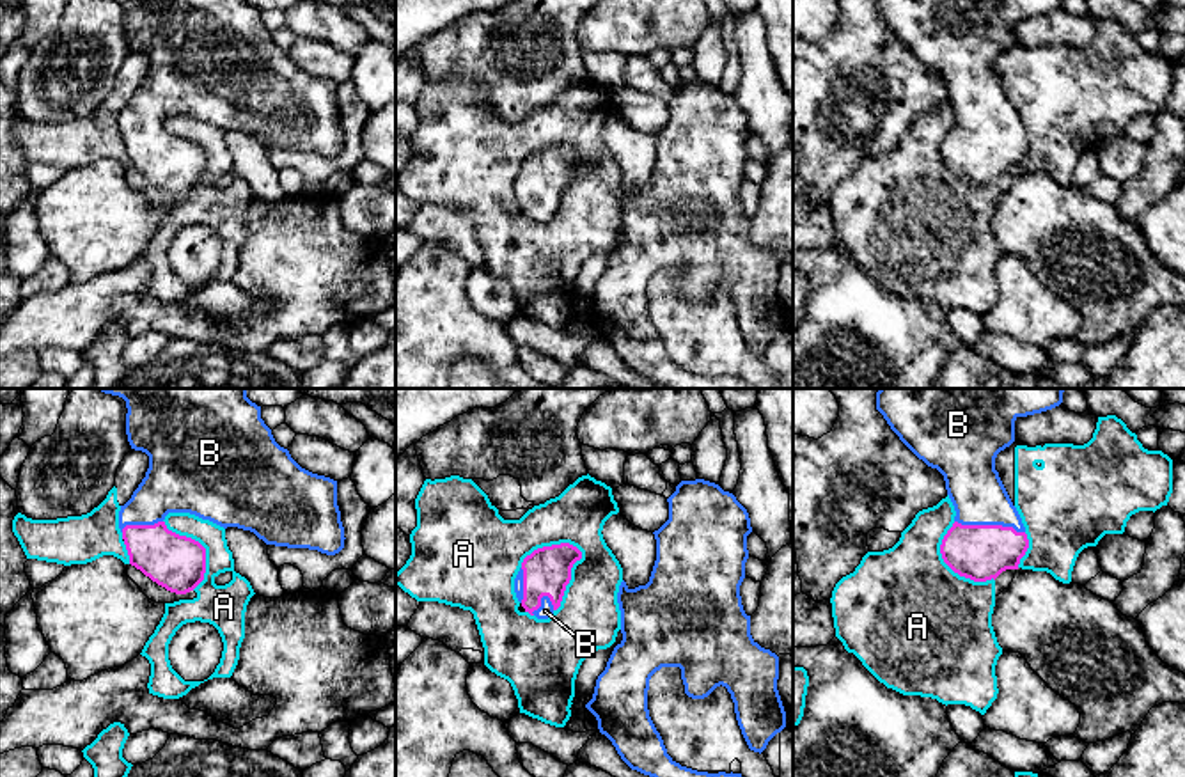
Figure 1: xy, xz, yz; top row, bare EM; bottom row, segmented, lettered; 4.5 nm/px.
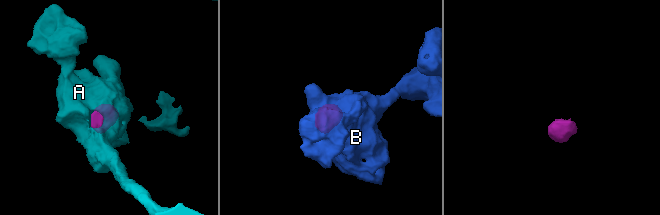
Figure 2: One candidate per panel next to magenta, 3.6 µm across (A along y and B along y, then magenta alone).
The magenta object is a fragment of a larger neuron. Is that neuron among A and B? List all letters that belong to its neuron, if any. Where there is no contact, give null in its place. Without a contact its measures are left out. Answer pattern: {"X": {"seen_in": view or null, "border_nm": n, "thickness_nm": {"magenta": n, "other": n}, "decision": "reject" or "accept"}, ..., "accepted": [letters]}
{"A": {"seen_in": "xz", "border_nm": 320, "thickness_nm": {"magenta": 220, "other": 280}, "decision": "reject"}, "B": {"seen_in": "yz", "border_nm": 320, "thickness_nm": {"magenta": 260, "other": 240}, "decision": "accept"}, "accepted": ["B"]}

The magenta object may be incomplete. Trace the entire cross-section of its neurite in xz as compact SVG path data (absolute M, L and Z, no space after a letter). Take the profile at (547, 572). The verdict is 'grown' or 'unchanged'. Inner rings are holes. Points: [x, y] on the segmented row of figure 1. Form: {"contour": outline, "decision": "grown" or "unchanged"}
{"contour": "M569 543L543 546L527 555L514 578L514 593L525 612L548 619L561 607L571 568L580 559L582 552Z", "decision": "grown"}

